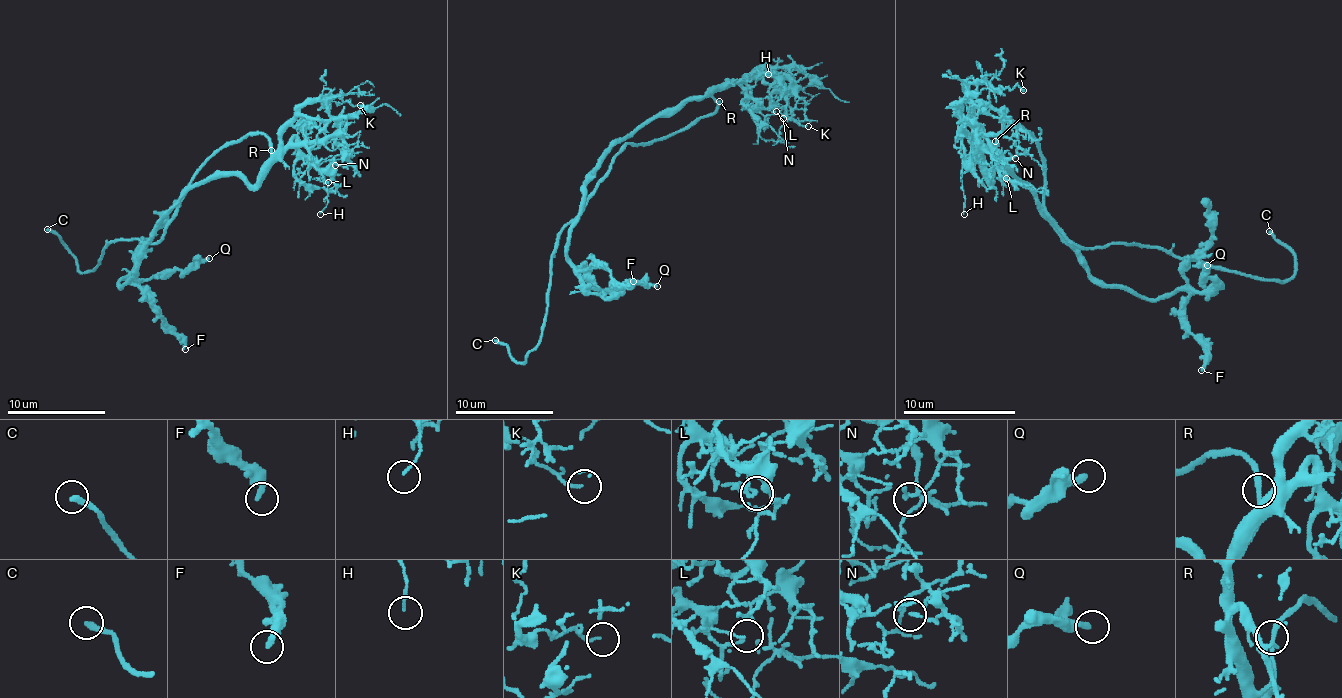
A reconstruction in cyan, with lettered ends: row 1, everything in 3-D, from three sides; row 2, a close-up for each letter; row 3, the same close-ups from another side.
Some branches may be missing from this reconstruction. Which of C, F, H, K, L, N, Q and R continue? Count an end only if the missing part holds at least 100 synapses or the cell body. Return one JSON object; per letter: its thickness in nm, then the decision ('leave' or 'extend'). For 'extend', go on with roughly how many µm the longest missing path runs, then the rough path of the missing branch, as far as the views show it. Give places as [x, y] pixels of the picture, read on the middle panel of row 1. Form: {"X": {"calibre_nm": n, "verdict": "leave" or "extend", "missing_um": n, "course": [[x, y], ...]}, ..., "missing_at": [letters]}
{"C": {"calibre_nm": 260, "verdict": "extend", "missing_um": 25, "course": [[495, 340], [487, 330], [487, 311], [510, 283], [524, 288], [537, 271], [544, 274]]}, "F": {"calibre_nm": 320, "verdict": "leave"}, "H": {"calibre_nm": 90, "verdict": "leave"}, "K": {"calibre_nm": 120, "verdict": "leave"}, "L": {"calibre_nm": 100, "verdict": "leave"}, "N": {"calibre_nm": 70, "verdict": "leave"}, "Q": {"calibre_nm": 280, "verdict": "leave"}, "R": {"calibre_nm": 240, "verdict": "leave"}, "missing_at": ["C"]}

